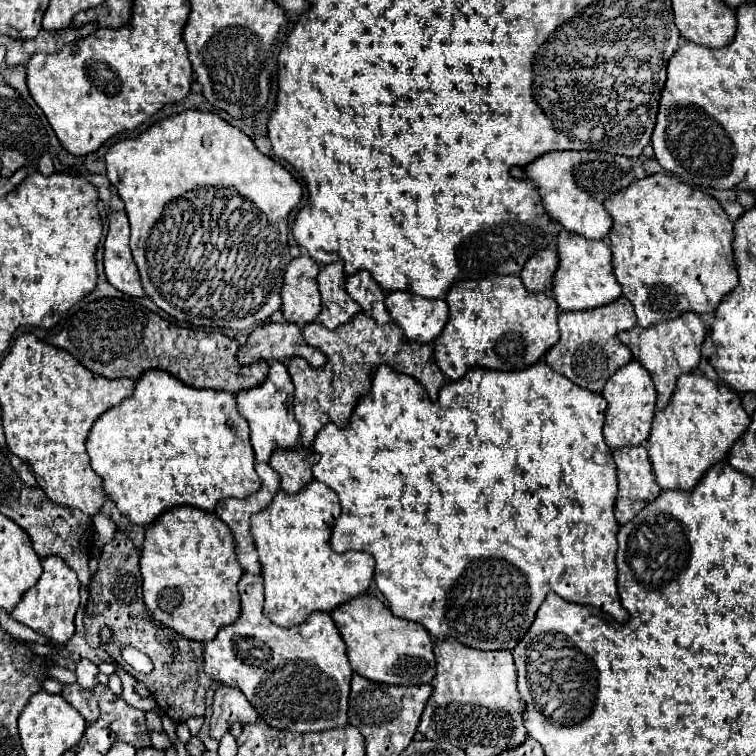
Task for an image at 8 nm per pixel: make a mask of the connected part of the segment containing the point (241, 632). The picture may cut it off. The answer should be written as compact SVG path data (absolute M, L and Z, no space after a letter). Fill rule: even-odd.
M244 573L244 577L238 583L238 589L242 597L240 619L228 627L222 627L216 639L204 645L204 671L216 681L240 689L252 703L252 707L258 711L260 719L274 729L308 733L348 725L348 695L354 671L348 663L346 645L330 613L312 613L312 617L308 617L308 621L304 621L304 625L298 627L276 627L264 615L262 577Z

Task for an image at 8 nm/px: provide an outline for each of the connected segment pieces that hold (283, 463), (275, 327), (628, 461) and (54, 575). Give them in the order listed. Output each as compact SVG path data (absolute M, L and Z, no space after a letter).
M308 447L294 451L276 451L272 453L270 467L280 475L282 489L286 493L298 493L312 481L310 467L320 460L320 455Z
M264 323L254 329L246 345L240 347L238 361L252 365L256 361L290 361L292 357L304 357L312 367L322 367L326 357L316 347L306 345L302 329L294 323Z
M620 447L612 455L618 467L618 499L614 511L618 523L626 525L660 495L660 485L654 479L646 447Z
M54 555L42 559L42 569L44 569L44 573L42 573L40 581L22 595L20 603L16 605L16 609L10 615L12 615L12 619L28 625L36 633L40 633L56 643L66 643L74 635L74 613L80 603L80 597L78 597L80 581L78 581L76 573L64 563L64 559L54 557Z

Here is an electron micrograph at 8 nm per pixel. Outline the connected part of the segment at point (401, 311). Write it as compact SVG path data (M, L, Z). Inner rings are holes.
M394 291L386 295L384 303L410 341L432 343L448 321L448 305L442 299L424 299L408 291Z

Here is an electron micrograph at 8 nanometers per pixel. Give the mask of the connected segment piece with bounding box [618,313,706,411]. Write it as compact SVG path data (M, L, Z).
M684 313L678 319L664 321L664 323L658 323L654 327L648 327L648 329L642 329L640 325L636 325L628 331L618 333L618 337L632 351L634 359L640 365L644 365L648 369L650 377L654 379L654 385L656 385L656 391L658 391L656 409L662 411L672 399L678 377L698 367L700 349L702 349L702 343L706 339L706 327L696 313Z

